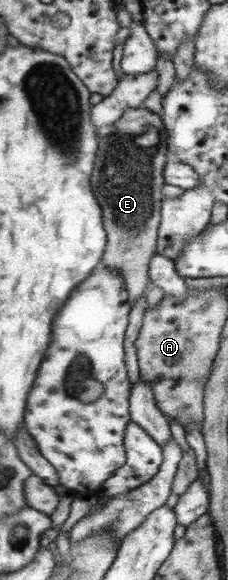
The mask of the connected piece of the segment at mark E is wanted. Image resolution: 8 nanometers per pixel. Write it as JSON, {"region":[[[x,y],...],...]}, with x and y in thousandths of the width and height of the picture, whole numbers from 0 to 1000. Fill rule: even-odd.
{"region":[[[636,184],[548,186],[526,203],[496,214],[500,228],[474,236],[439,236],[417,269],[404,303],[404,333],[439,352],[456,372],[456,398],[469,419],[447,455],[531,472],[548,497],[566,503],[566,522],[583,521],[667,491],[654,479],[654,459],[689,440],[689,400],[706,379],[702,359],[719,340],[702,328],[724,317],[719,288],[741,271],[732,262],[732,222],[702,197],[671,195]]]}

